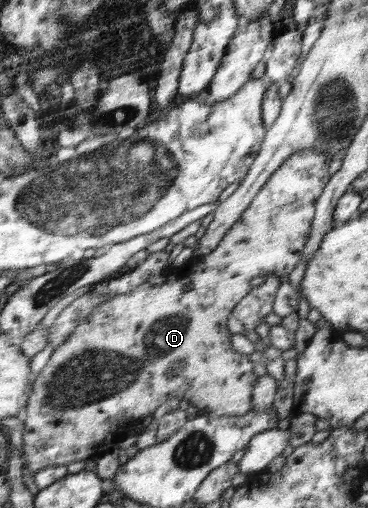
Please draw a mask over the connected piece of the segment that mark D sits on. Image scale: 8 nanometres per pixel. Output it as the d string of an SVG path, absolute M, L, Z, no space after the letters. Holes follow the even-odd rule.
M303 148L299 150L292 157L289 157L289 160L284 162L281 168L266 181L266 184L262 186L252 204L241 214L240 220L225 234L224 240L220 242L217 248L208 256L193 260L189 264L189 273L179 277L173 283L165 282L161 286L152 286L146 282L129 293L116 295L115 297L112 296L105 304L99 306L92 314L89 314L83 324L76 326L76 329L68 336L68 339L54 350L42 372L38 373L35 379L32 379L32 389L30 390L30 394L28 394L27 406L22 414L24 421L24 460L26 462L26 469L31 472L33 478L40 470L47 467L67 466L75 462L86 461L87 458L98 457L98 453L100 452L110 452L112 446L116 442L120 444L124 437L131 432L131 428L141 419L152 415L162 404L174 398L178 399L178 401L186 400L191 406L200 409L200 412L206 411L208 415L213 414L213 416L242 416L250 412L250 408L252 408L252 388L256 384L256 374L252 372L255 363L248 359L248 355L236 354L232 350L231 337L234 334L230 333L230 330L227 330L226 320L238 302L253 289L250 285L250 280L254 276L266 275L266 272L278 272L278 275L286 277L288 272L298 264L306 241L309 238L308 232L311 231L313 226L317 201L320 200L319 196L331 177L328 173L331 159L332 156L329 156L327 152L321 152L321 150L315 150L315 148ZM176 362L182 364L182 370L180 370L178 375L168 377L168 370Z

